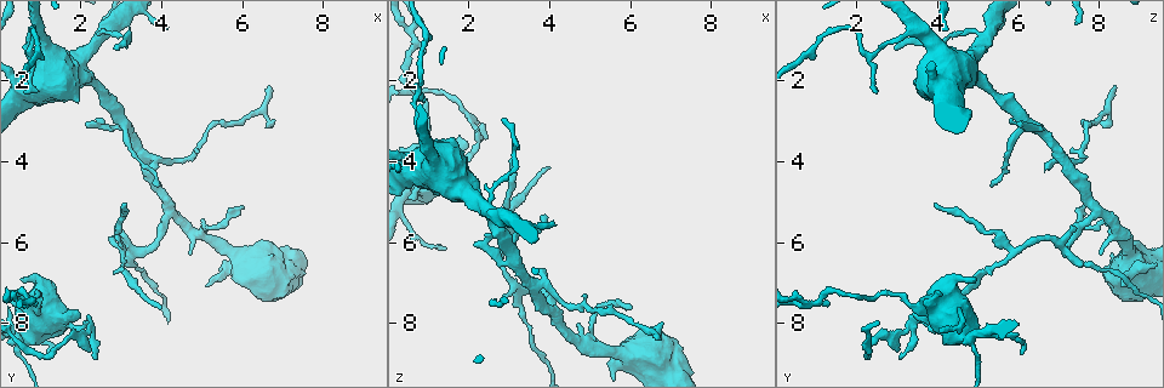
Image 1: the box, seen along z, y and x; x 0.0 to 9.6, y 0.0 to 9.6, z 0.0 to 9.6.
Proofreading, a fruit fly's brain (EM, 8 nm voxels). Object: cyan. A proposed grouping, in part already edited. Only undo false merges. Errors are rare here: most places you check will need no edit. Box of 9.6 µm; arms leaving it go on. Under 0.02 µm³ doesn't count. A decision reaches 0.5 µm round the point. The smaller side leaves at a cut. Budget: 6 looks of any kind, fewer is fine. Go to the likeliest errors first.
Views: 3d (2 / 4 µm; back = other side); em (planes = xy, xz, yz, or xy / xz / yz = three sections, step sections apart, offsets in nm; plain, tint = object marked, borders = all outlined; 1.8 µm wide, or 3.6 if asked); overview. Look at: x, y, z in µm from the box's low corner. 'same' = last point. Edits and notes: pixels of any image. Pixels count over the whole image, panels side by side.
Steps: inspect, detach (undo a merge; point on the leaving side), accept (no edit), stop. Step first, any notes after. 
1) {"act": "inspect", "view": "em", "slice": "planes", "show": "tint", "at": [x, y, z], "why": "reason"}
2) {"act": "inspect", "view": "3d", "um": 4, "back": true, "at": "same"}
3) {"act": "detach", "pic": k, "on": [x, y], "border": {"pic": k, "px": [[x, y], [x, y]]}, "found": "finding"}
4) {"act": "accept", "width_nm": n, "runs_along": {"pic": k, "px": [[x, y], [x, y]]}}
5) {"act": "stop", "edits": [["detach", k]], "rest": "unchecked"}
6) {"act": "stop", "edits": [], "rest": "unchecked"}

{"act": "inspect", "view": "em", "um": 3.6, "slice": "yz", "step": 8, "show": "tint", "at": [0.85, 8.15, 4.50], "why": "calibre changes"}

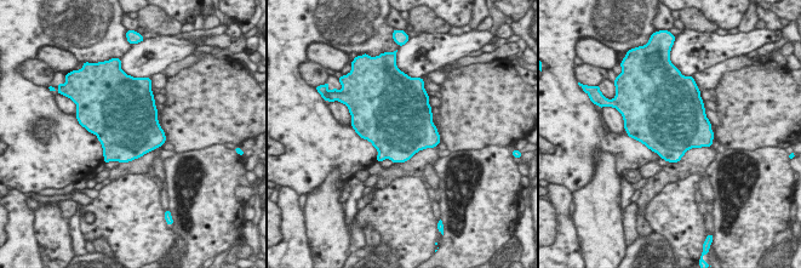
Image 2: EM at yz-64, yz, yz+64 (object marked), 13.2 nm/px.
{"act": "inspect", "view": "em", "um": 3.6, "slice": "planes", "show": "tint", "at": "same", "why": "another direction"}

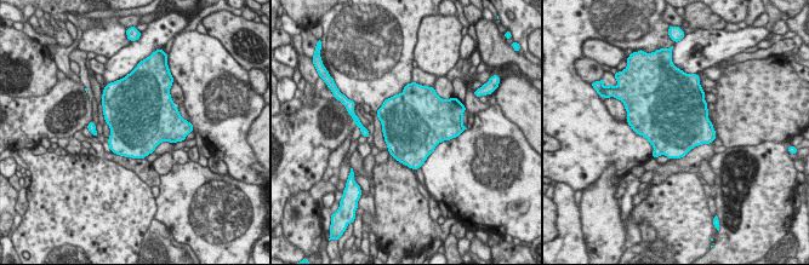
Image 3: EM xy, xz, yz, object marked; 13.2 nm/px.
{"act": "accept", "width_nm": 850, "found": "continuous, no second neuron"}

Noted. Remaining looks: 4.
{"act": "inspect", "view": "em", "slice": "yz", "step": 8, "show": "tint", "at": [3.60, 3.90, 7.10], "why": "three arms meet"}

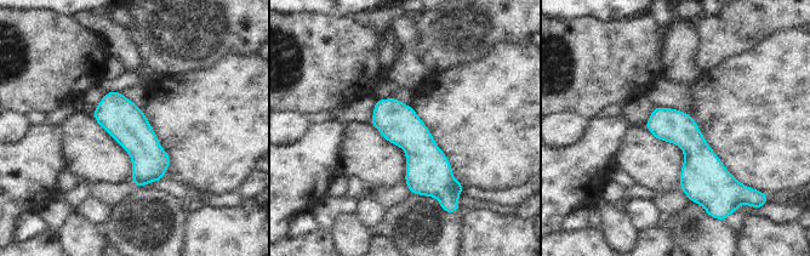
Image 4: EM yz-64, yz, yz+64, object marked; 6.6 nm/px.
{"act": "inspect", "view": "em", "slice": "planes", "show": "borders", "at": "same"}

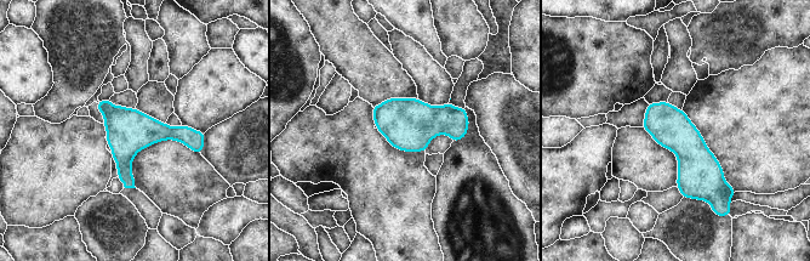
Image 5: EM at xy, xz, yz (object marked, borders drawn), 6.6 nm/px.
{"act": "accept", "width_nm": 260, "found": "all the same neuron"}

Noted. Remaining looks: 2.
{"act": "stop", "edits": [], "rest": "unchecked"}

